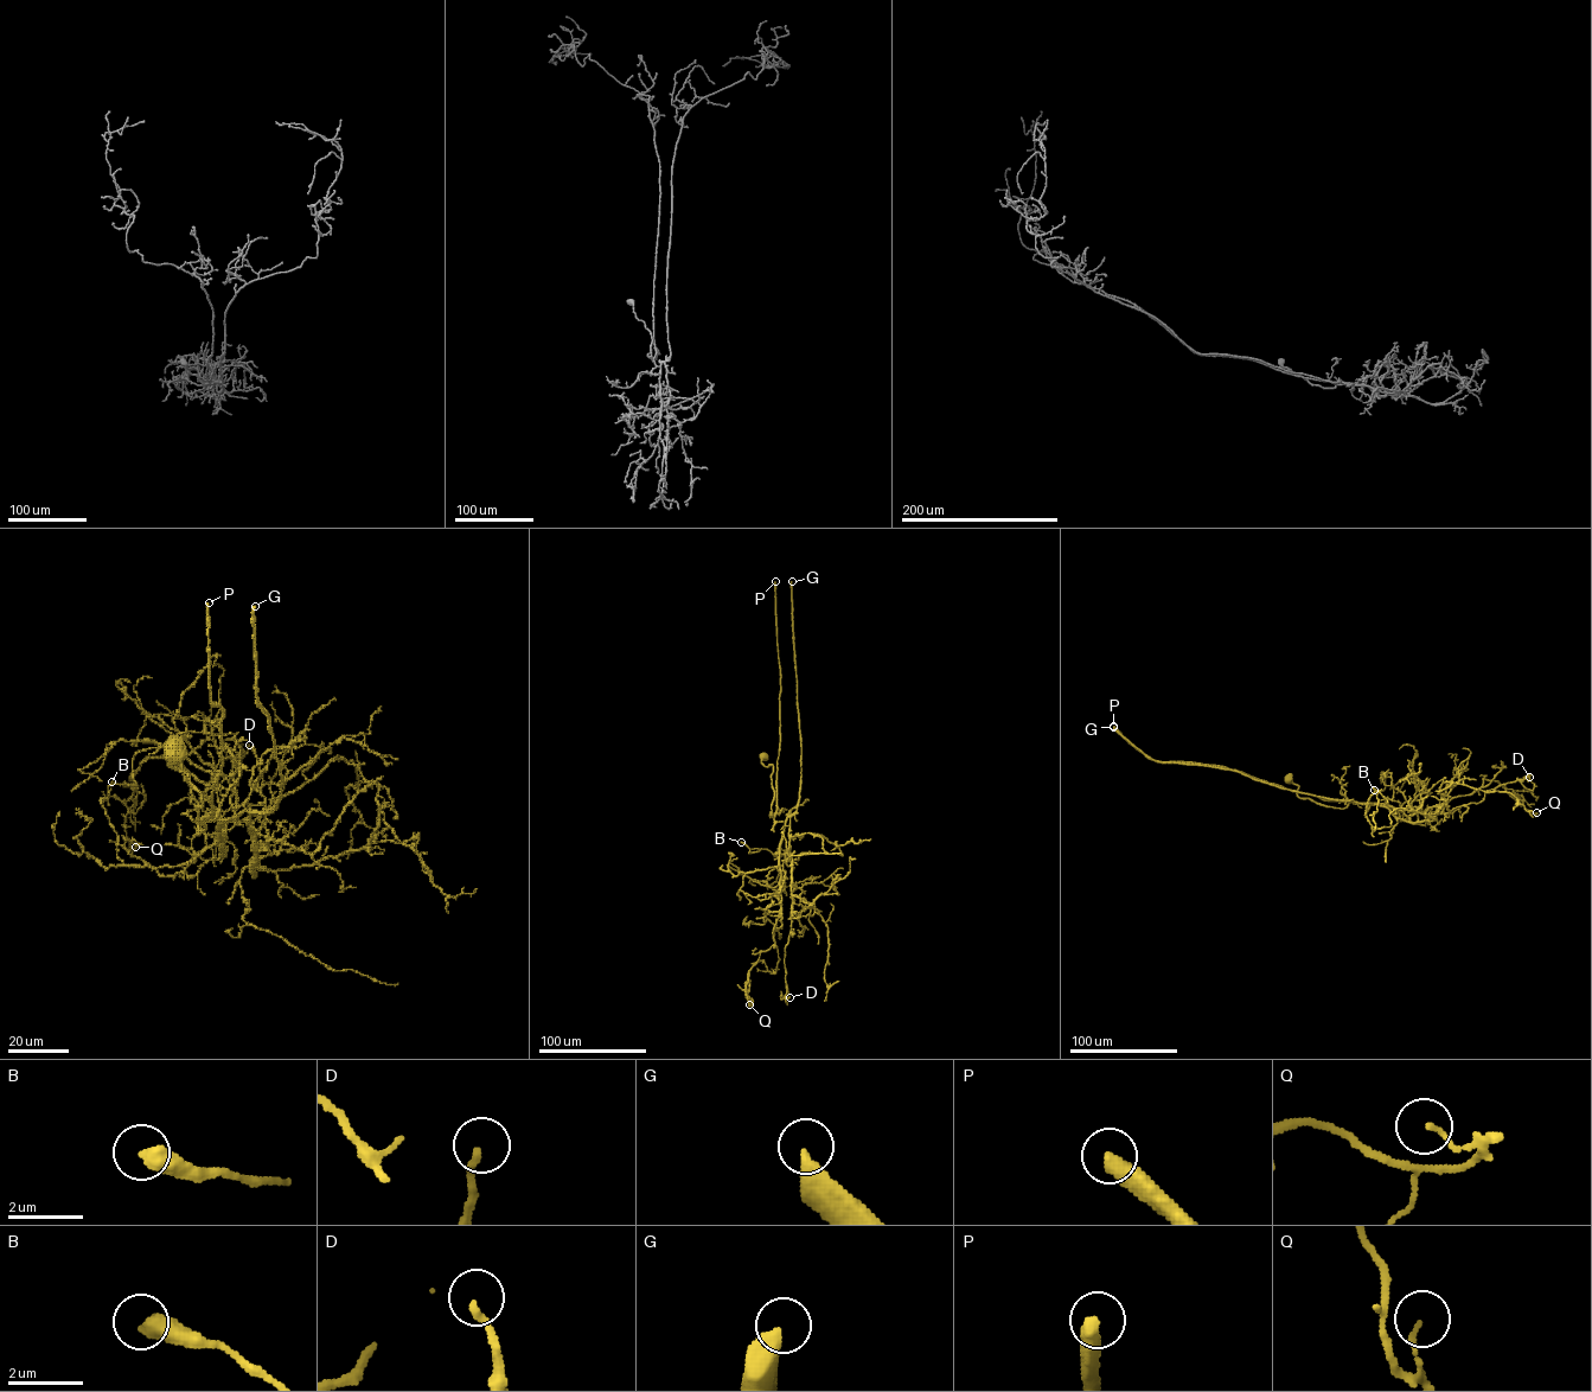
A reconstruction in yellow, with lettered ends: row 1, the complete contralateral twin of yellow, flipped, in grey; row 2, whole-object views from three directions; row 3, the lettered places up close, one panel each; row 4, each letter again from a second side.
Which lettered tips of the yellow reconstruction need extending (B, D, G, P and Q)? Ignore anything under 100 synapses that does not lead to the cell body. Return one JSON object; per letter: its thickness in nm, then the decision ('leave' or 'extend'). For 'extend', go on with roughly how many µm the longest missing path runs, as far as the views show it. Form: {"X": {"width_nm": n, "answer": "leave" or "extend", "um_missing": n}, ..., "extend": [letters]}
{"B": {"width_nm": 500, "answer": "leave"}, "D": {"width_nm": 180, "answer": "leave"}, "G": {"width_nm": 420, "answer": "extend", "um_missing": 600}, "P": {"width_nm": 440, "answer": "extend", "um_missing": 550}, "Q": {"width_nm": 110, "answer": "leave"}, "extend": ["G", "P"]}

